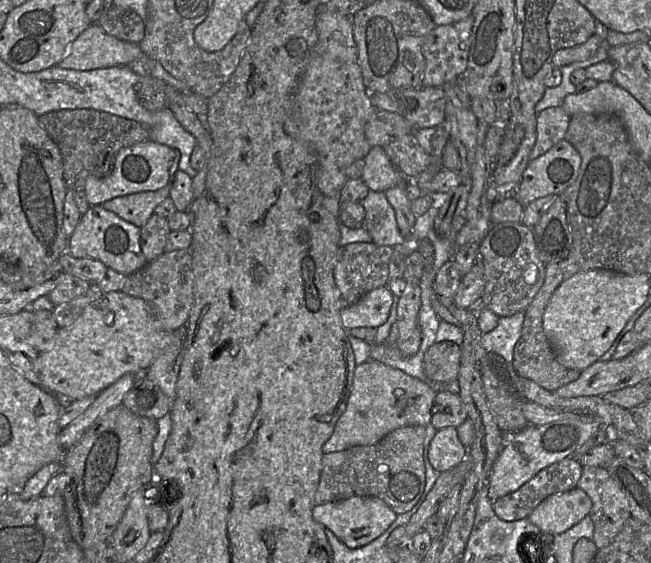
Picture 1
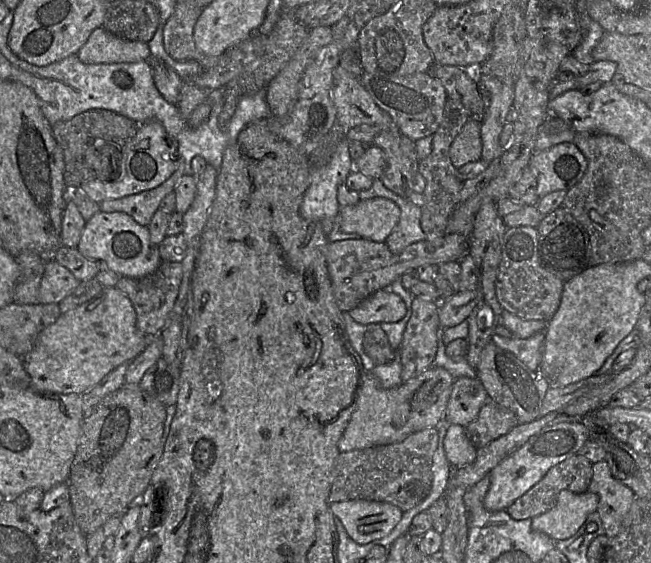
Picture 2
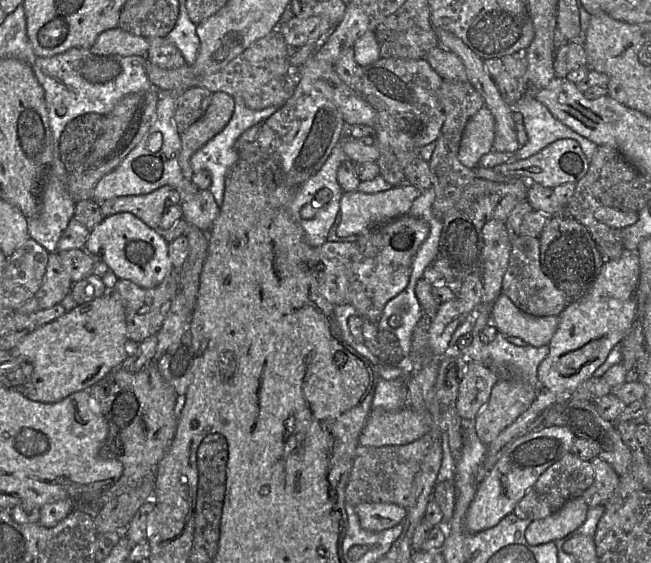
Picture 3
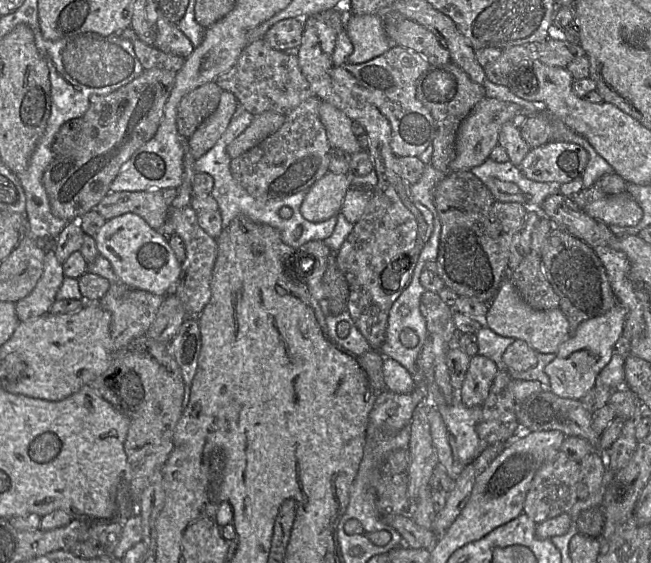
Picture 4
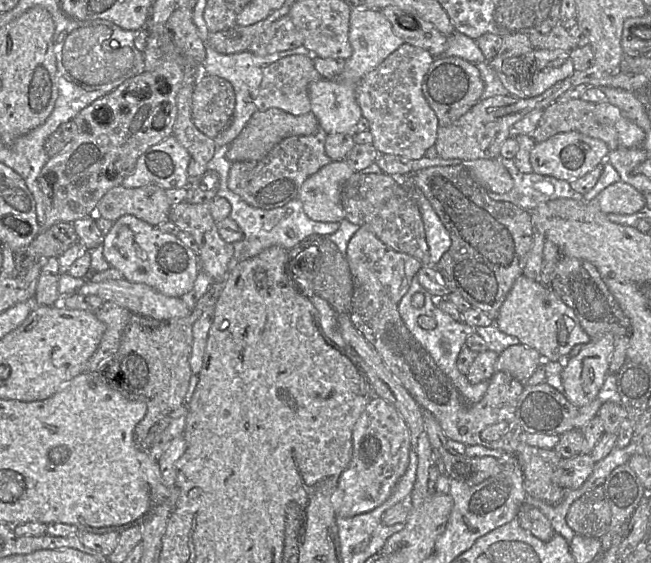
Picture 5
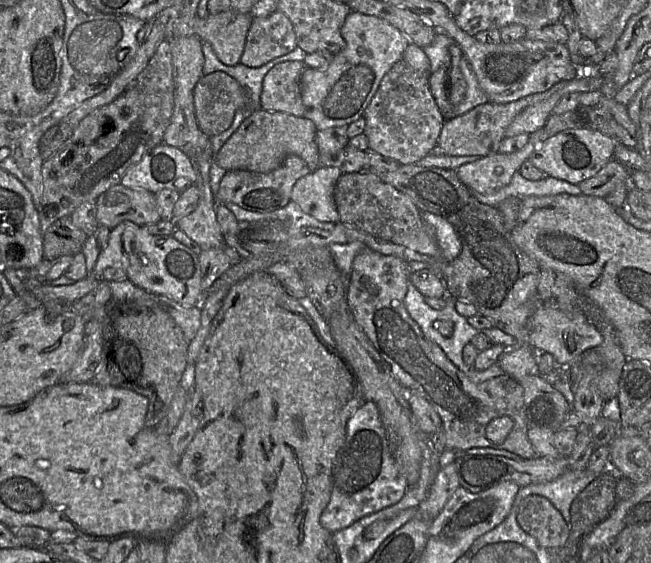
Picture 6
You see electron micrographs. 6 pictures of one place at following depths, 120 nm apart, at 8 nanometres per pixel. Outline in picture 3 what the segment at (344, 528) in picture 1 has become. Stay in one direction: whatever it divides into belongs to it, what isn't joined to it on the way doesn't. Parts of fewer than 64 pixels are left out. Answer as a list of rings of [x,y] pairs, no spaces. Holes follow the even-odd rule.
[[[360,503],[355,506],[363,529],[380,532],[403,523],[406,509],[394,503]]]

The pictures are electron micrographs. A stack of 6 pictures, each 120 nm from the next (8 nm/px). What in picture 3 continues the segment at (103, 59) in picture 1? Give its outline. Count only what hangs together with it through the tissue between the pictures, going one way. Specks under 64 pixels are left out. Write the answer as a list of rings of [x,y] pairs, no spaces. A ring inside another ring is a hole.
[[[117,27],[103,31],[89,49],[98,56],[145,56],[149,43],[146,38]]]

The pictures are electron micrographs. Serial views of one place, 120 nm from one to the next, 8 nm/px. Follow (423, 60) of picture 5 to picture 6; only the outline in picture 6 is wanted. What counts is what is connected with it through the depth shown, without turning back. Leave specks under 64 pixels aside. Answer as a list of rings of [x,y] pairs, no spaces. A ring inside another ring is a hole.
[[[403,59],[383,76],[379,88],[367,106],[363,118],[369,149],[398,161],[415,164],[437,146],[445,118],[439,111],[429,88],[429,72],[414,70]]]

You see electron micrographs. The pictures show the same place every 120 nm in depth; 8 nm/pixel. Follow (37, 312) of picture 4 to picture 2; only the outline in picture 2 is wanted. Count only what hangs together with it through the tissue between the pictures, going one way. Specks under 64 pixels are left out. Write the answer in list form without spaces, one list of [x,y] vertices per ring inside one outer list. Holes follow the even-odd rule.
[[[49,258],[46,261],[37,301],[40,304],[58,304],[72,293],[80,282],[67,268],[54,258]]]

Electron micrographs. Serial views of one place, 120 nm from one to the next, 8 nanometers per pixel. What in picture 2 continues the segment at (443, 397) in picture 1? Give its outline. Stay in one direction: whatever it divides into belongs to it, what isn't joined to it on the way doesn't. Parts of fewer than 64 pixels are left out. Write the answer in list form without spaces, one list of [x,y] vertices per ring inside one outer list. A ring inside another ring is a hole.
[[[477,377],[455,379],[444,412],[444,422],[448,425],[467,426],[477,418],[487,400],[487,392]]]

